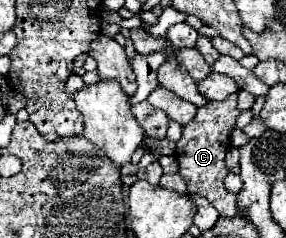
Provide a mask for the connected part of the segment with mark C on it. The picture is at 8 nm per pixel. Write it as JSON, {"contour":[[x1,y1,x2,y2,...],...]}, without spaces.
{"contour":[[236,94,222,102,208,102,206,106,198,108,196,116,182,128,182,138,178,140,176,148,176,160,178,160,178,172,184,176,188,184,188,194,204,196,214,208,220,212,222,218,232,218,238,212,238,194,228,192,224,188,224,178,228,174,228,168,224,166,226,152,230,150,230,130,236,124,236,118,240,116,240,110,236,106]]}

